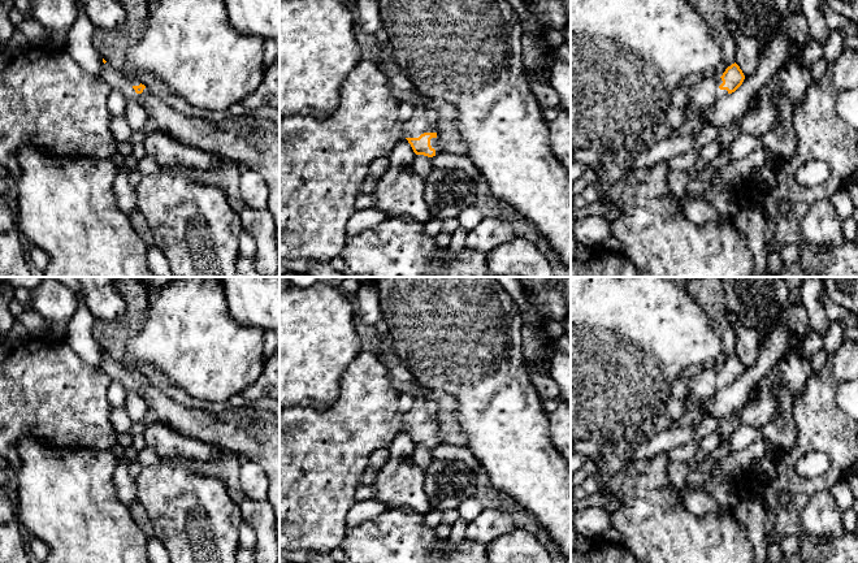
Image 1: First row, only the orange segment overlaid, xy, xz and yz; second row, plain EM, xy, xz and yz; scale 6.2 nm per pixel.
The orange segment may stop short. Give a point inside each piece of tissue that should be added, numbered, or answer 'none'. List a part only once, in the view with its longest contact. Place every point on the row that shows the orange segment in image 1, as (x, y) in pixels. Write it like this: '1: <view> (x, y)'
1: xz (424, 120)

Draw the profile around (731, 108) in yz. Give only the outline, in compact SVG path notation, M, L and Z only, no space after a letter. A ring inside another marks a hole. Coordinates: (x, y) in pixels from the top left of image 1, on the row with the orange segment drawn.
M775 30L760 48L759 62L753 75L745 77L742 85L732 94L719 99L703 116L702 126L692 135L650 140L634 148L630 170L647 169L660 161L689 152L705 126L725 127L742 118L759 90L788 61L789 39L785 33Z

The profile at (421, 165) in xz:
M416 155L410 169L425 179L433 169L432 157Z

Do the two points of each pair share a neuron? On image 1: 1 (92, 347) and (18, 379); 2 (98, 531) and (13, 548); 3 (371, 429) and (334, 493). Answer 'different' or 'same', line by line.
1: different
2: different
3: same

